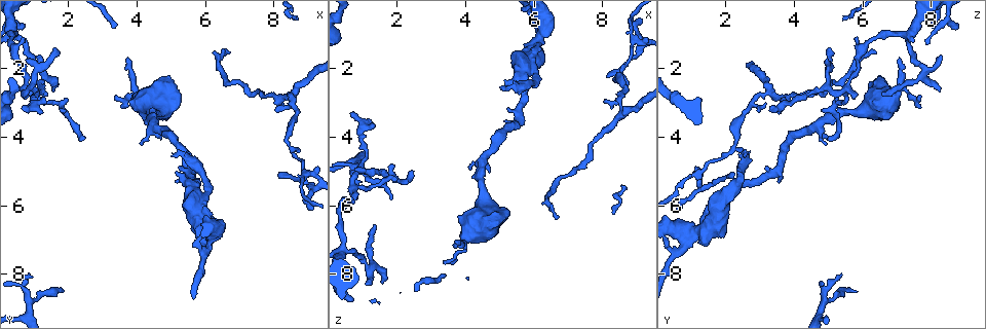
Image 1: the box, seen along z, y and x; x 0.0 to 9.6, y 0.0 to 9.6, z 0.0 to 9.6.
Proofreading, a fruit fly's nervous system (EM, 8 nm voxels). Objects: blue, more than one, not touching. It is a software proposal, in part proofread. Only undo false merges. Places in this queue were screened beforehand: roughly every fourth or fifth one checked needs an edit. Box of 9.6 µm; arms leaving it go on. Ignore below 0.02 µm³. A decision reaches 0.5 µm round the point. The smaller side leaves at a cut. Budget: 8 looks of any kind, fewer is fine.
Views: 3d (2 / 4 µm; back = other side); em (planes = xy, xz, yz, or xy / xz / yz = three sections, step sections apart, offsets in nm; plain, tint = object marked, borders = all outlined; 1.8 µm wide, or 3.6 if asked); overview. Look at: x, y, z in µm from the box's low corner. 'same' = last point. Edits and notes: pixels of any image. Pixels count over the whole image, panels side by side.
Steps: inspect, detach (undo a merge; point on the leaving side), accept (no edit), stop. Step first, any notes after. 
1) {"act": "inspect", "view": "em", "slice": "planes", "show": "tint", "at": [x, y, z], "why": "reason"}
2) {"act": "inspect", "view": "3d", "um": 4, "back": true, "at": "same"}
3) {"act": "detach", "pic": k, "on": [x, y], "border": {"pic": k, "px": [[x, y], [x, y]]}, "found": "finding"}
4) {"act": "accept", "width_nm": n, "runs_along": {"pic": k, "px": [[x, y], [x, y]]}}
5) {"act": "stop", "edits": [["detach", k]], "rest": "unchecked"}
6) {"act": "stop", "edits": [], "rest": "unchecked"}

{"act": "inspect", "view": "3d", "um": 2, "at": [9.00, 5.10, 1.20], "why": "branch point"}

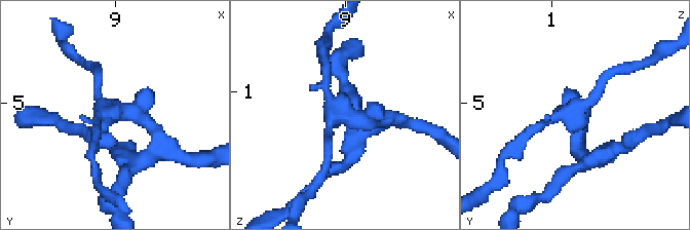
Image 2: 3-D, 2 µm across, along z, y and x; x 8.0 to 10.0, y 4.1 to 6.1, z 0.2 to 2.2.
{"act": "inspect", "view": "em", "um": 3.6, "slice": "xy", "step": 8, "show": "tint", "at": [8.94, 5.06, 1.20], "why": "shape alone is not enough"}

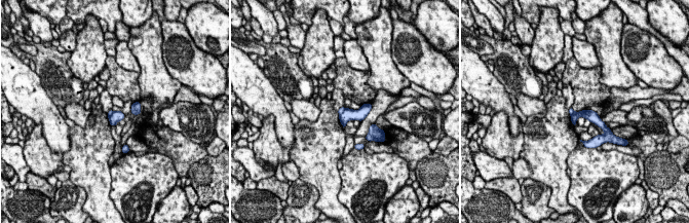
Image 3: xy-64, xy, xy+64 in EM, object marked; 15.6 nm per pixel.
{"act": "detach", "pic": 3, "on": [342, 109], "border": {"pic": 3, "px": [[345, 109], [339, 115]]}, "found": "a second neuron is stuck on"}

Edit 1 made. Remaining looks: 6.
{"act": "inspect", "view": "3d", "um": 4, "at": [6.10, 6.75, 1.20], "why": "small branch off a trunk"}

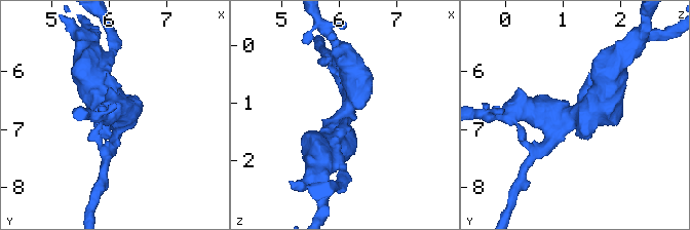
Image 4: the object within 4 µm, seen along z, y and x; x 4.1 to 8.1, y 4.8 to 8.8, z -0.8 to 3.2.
{"act": "inspect", "view": "em", "um": 3.6, "slice": "xz", "step": 16, "show": "tint", "at": [6.15, 6.80, 1.20], "arms": 3, "arm_widths_nm": [190, 460, 600], "why": "need the tissue"}

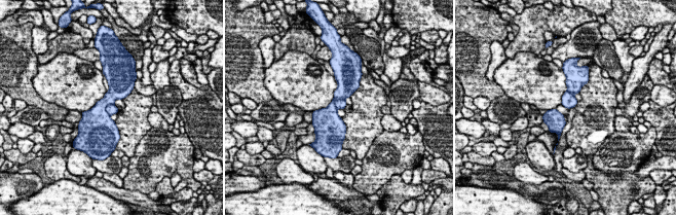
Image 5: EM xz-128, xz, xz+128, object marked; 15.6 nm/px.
{"act": "inspect", "view": "em", "um": 3.6, "slice": "planes", "show": "tint", "at": "same", "why": "another direction"}

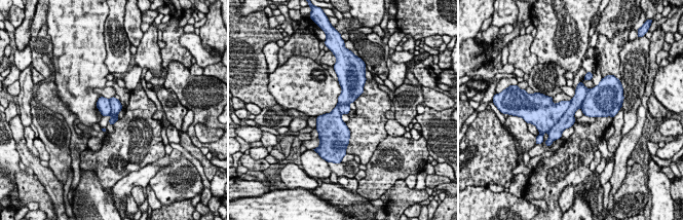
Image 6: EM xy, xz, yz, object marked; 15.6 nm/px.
{"act": "detach", "pic": 6, "on": [567, 120], "border": {"pic": 6, "px": [[571, 101], [565, 113], [547, 131]]}, "found": "two neurons meet here"}

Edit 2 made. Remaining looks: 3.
{"act": "inspect", "view": "overview", "why": "see it whole again"}

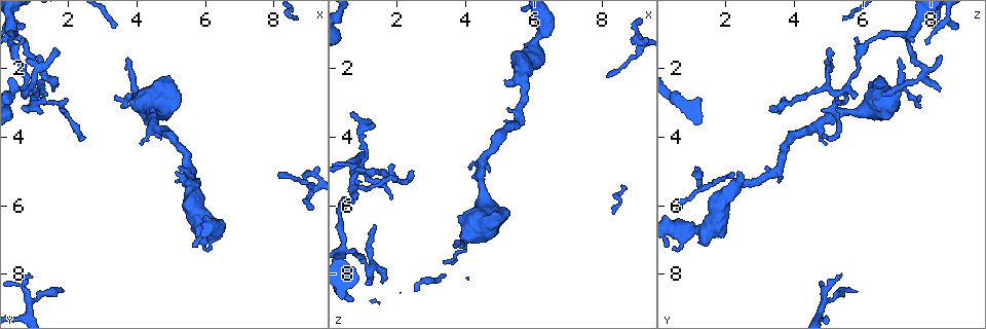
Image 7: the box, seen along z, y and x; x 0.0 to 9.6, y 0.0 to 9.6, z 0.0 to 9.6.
{"act": "inspect", "view": "em", "um": 3.6, "slice": "xy", "step": 8, "show": "tint", "at": [0.65, 2.65, 5.50], "why": "sharp bend"}

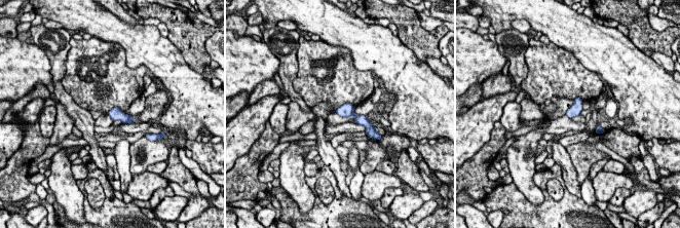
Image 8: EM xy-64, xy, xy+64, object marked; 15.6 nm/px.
{"act": "inspect", "view": "em", "um": 3.6, "slice": "planes", "show": "tint", "at": "same", "why": "another direction"}

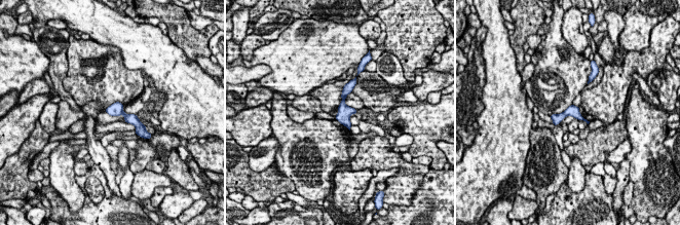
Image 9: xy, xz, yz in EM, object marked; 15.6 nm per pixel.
{"act": "accept", "found": "continuous, no second neuron"}

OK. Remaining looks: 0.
{"act": "stop", "edits": [["detach", 3], ["detach", 6]], "rest": "unchecked"}

